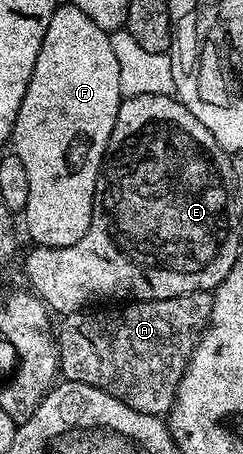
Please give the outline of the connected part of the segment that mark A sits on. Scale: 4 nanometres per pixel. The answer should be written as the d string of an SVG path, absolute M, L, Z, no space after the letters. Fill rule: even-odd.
M190 292L187 296L178 296L177 298L165 298L164 300L136 300L134 302L124 303L122 306L111 306L108 312L95 312L99 310L84 310L82 312L71 312L68 316L62 317L57 324L57 343L59 345L59 367L63 380L76 380L85 382L94 388L105 390L113 394L125 406L137 410L141 414L162 417L169 412L171 405L175 403L175 391L179 388L179 383L183 377L183 371L187 369L187 361L191 359L191 353L195 350L195 345L199 343L199 338L203 334L211 319L211 292Z

